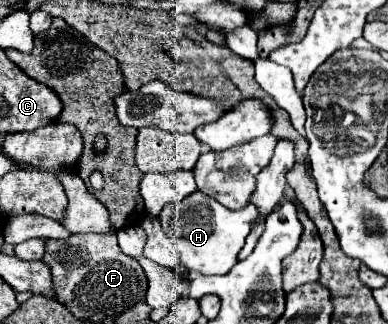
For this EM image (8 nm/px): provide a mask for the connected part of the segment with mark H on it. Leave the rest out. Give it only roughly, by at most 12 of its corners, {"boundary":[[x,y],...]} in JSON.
{"boundary":[[202,191],[158,215],[182,265],[232,269],[258,211]]}

